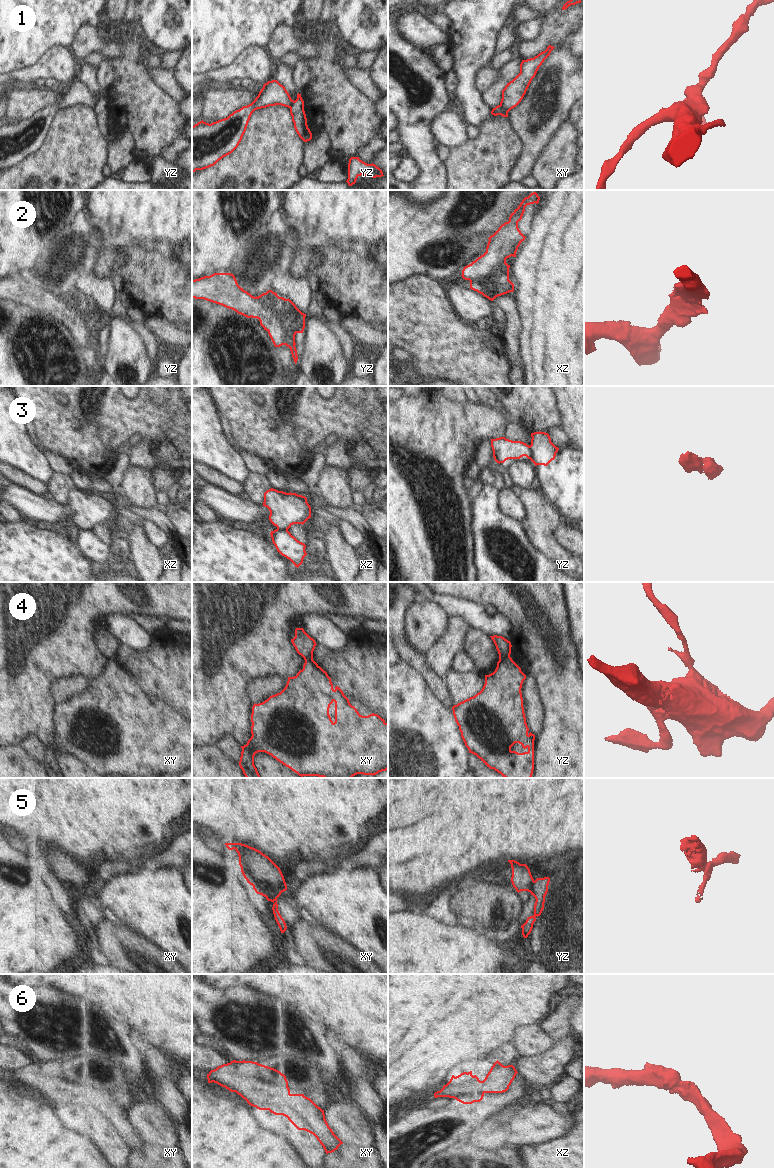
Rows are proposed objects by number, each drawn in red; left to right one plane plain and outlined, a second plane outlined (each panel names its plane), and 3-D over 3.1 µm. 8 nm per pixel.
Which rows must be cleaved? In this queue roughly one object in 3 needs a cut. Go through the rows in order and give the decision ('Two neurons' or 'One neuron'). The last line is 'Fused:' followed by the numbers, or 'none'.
1: Two neurons
2: One neuron
3: Two neurons
4: Two neurons
5: Two neurons
6: One neuron
Fused: 1, 3, 4, 5

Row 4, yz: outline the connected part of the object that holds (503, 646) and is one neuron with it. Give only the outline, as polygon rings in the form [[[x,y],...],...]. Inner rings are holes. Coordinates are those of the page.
[[[490,636],[499,654],[499,659],[505,659],[511,654],[511,642],[502,636]]]

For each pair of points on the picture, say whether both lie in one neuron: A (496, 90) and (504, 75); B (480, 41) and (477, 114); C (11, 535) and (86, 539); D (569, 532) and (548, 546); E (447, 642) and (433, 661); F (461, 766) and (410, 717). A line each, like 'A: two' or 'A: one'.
A: one
B: one
C: one
D: two
E: one
F: one

